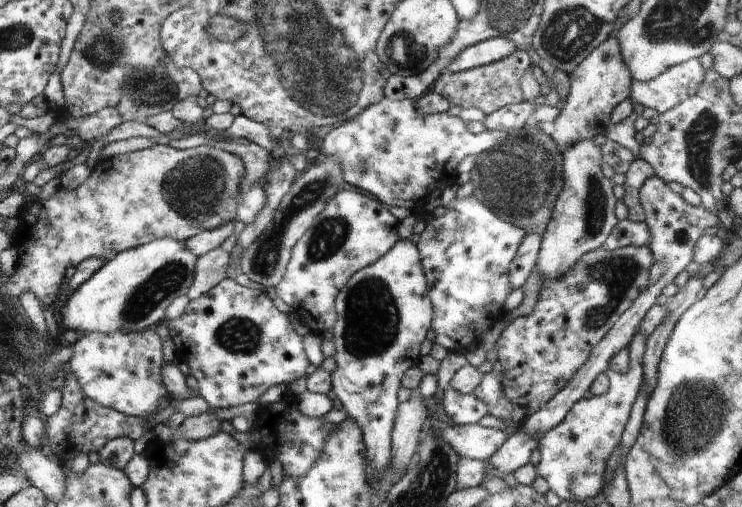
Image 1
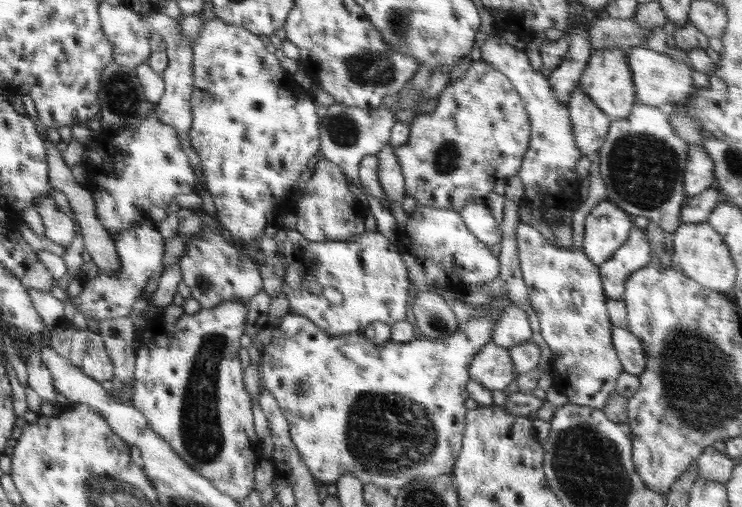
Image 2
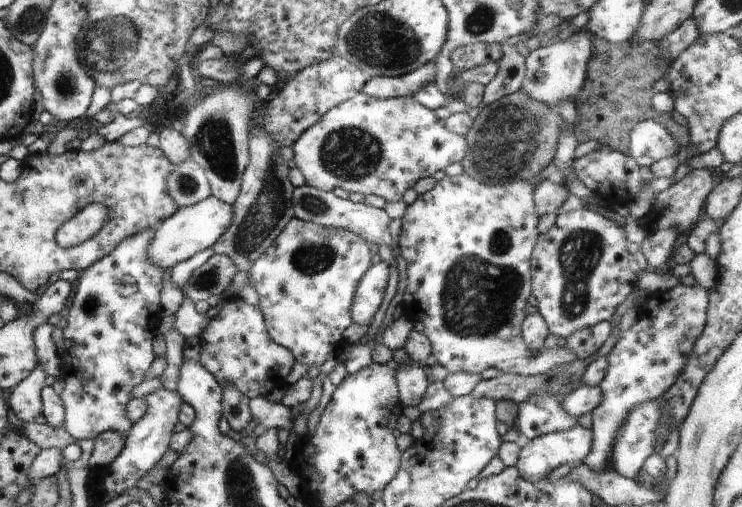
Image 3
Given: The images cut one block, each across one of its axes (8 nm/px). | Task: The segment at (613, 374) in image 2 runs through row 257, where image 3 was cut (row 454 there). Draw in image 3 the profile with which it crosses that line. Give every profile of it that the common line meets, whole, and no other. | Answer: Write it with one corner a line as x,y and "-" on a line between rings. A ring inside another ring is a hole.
580,423
572,426
564,432
544,434
529,440
526,446
520,449
515,467
518,468
520,476
530,482
540,482
547,478
548,474
559,468
562,464
579,462
582,463
592,448
592,428
584,428

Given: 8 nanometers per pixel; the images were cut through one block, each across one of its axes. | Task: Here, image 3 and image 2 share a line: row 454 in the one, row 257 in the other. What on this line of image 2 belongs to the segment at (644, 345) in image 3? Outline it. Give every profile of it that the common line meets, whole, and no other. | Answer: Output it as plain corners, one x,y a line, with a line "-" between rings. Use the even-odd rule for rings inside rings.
604,199
585,218
583,251
588,260
602,264
628,240
633,217
612,201

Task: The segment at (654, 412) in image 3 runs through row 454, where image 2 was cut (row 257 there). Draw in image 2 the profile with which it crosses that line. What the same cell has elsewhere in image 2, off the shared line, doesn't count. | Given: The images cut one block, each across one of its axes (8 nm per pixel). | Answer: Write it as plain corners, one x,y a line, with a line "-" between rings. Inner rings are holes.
634,226
628,240
613,254
613,258
598,265
608,299
623,300
626,279
652,260
651,251
645,229

